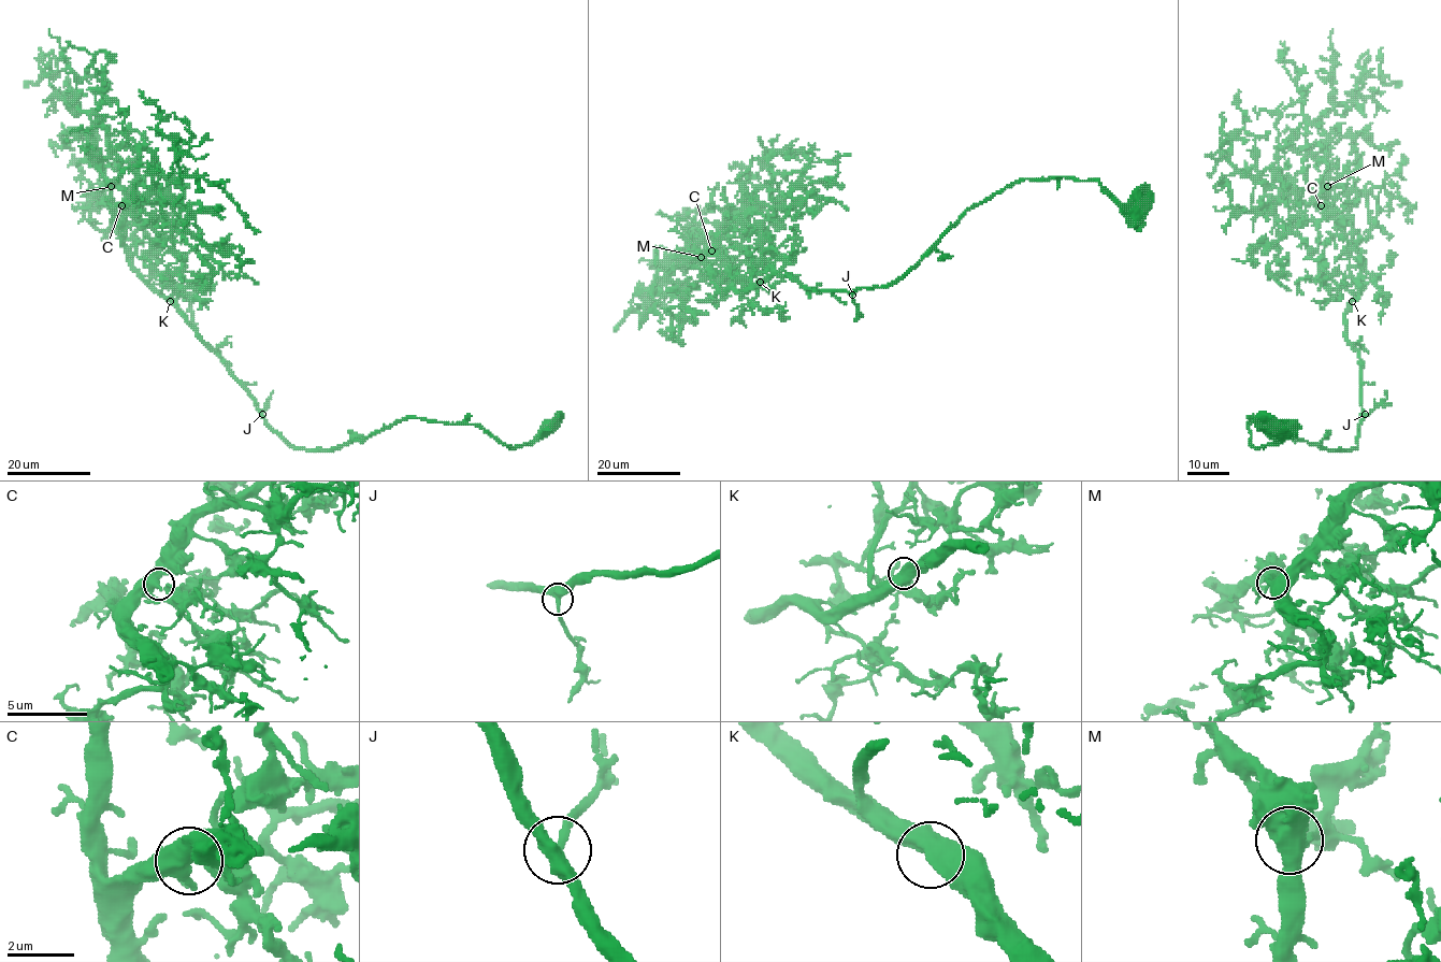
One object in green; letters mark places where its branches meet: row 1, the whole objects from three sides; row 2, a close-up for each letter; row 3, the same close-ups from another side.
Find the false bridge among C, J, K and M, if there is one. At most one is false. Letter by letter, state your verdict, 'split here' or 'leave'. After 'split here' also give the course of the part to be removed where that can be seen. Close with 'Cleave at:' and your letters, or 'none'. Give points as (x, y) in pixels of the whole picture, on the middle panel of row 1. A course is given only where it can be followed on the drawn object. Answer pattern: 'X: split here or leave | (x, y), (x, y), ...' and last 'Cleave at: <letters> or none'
C: leave
J: leave
K: leave
M: leave
Cleave at: none

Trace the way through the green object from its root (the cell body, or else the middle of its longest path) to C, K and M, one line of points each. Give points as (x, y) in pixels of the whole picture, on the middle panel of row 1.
C: (1136, 214), (1095, 181), (1020, 180), (970, 206), (898, 278), (854, 291), (777, 275), (720, 291), (711, 250)
K: (1136, 214), (1095, 181), (1020, 180), (970, 206), (888, 285), (812, 291), (792, 276), (767, 275), (760, 282)
M: (1136, 214), (1095, 181), (1020, 180), (970, 206), (898, 278), (854, 291), (777, 275), (720, 291), (701, 257)

